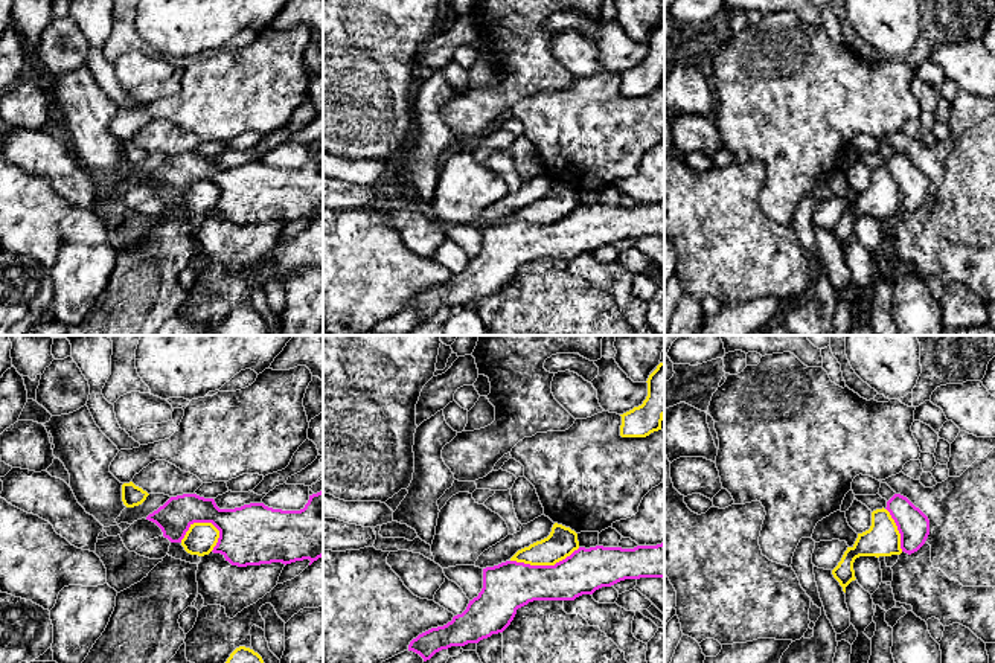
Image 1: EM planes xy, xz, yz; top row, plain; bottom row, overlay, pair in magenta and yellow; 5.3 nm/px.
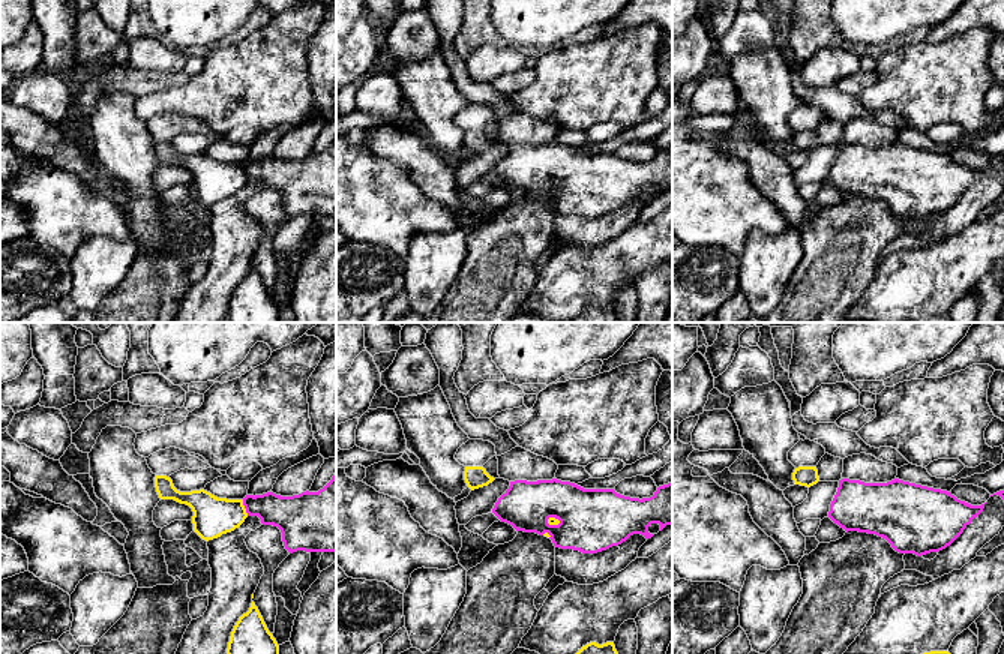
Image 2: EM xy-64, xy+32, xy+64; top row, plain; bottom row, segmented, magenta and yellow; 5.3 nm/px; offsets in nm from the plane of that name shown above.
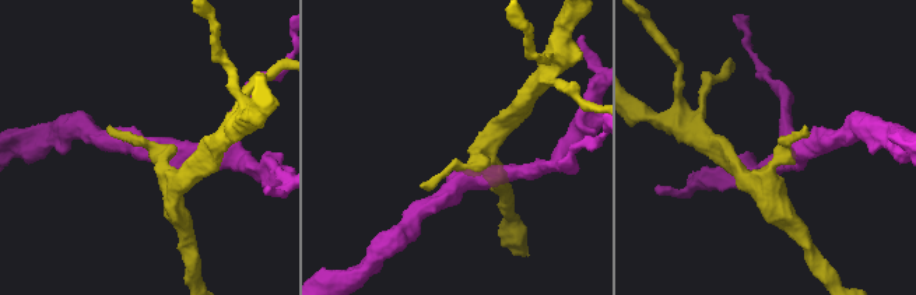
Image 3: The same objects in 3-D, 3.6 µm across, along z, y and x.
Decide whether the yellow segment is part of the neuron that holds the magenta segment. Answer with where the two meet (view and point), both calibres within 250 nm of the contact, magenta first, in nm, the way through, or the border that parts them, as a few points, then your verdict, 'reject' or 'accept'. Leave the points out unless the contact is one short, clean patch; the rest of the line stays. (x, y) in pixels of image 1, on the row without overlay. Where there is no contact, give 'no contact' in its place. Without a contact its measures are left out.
meets magenta in xz at (544, 224); 260 nm thick on the magenta side, 160 nm on the other; border along xz (579, 206), (553, 223), (511, 220); reject

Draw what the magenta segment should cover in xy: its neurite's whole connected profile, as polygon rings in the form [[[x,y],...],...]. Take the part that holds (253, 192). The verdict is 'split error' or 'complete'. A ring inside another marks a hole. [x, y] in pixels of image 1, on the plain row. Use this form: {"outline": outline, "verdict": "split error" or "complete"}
{"outline": [[[323,148],[309,154],[300,169],[282,169],[250,162],[235,168],[219,168],[213,157],[197,152],[171,155],[146,178],[155,181],[171,201],[181,201],[194,181],[212,181],[219,189],[213,212],[221,212],[232,224],[247,226],[271,221],[291,223],[309,218],[309,224],[323,215]]], "verdict": "complete"}

